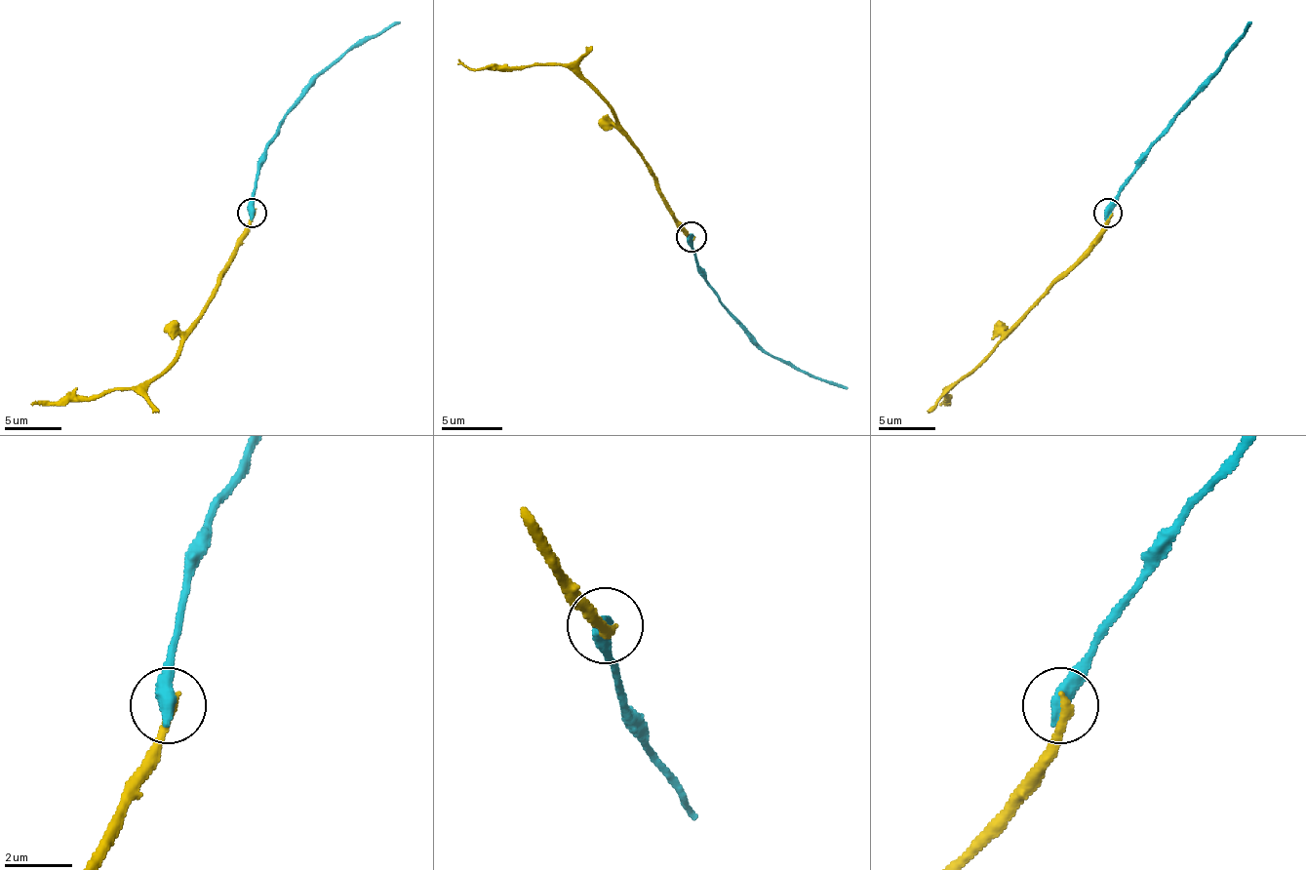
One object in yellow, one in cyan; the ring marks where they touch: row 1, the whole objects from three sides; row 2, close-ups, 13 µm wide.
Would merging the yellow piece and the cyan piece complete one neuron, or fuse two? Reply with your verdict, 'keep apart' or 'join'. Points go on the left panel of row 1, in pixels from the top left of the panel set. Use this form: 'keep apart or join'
keep apart

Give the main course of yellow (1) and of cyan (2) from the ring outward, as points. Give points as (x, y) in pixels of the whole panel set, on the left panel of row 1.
1: (251, 212), (248, 235), (182, 350), (139, 387), (104, 390), (88, 399), (30, 404)
2: (251, 212), (262, 152), (294, 100), (329, 65), (400, 22)

